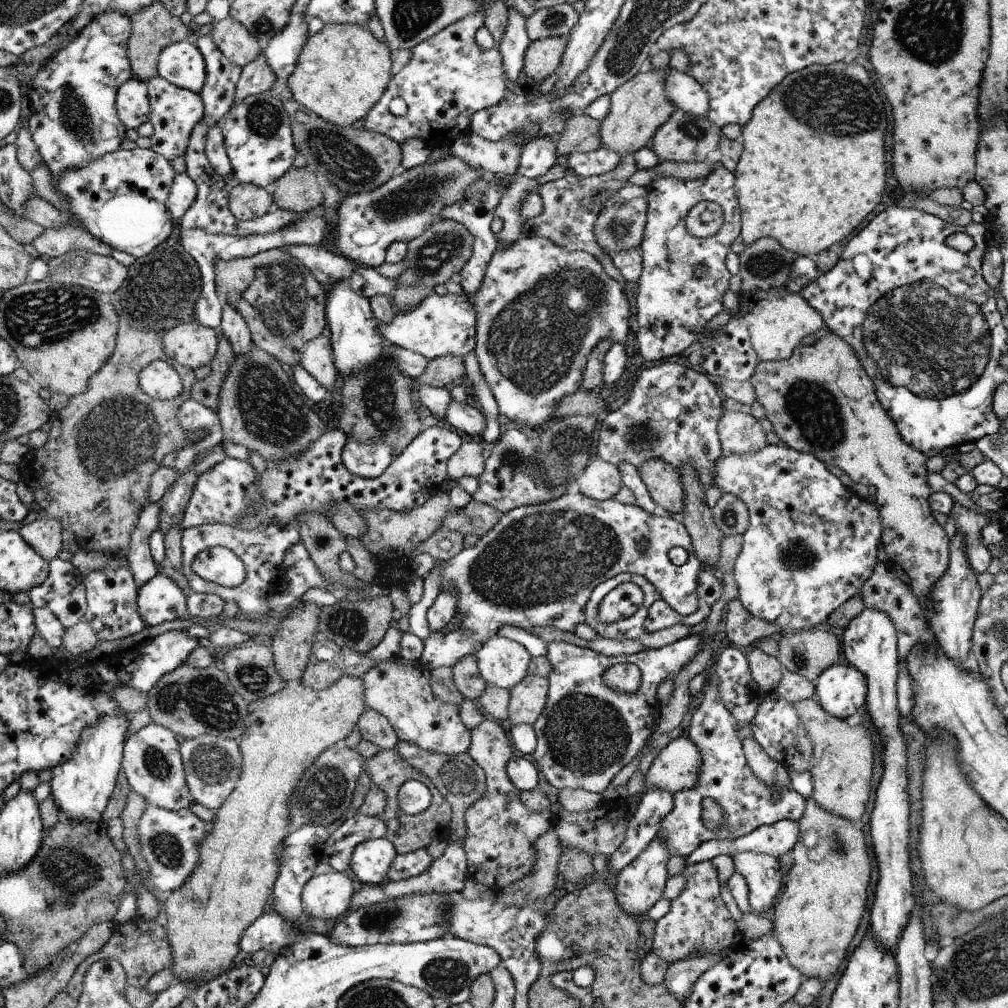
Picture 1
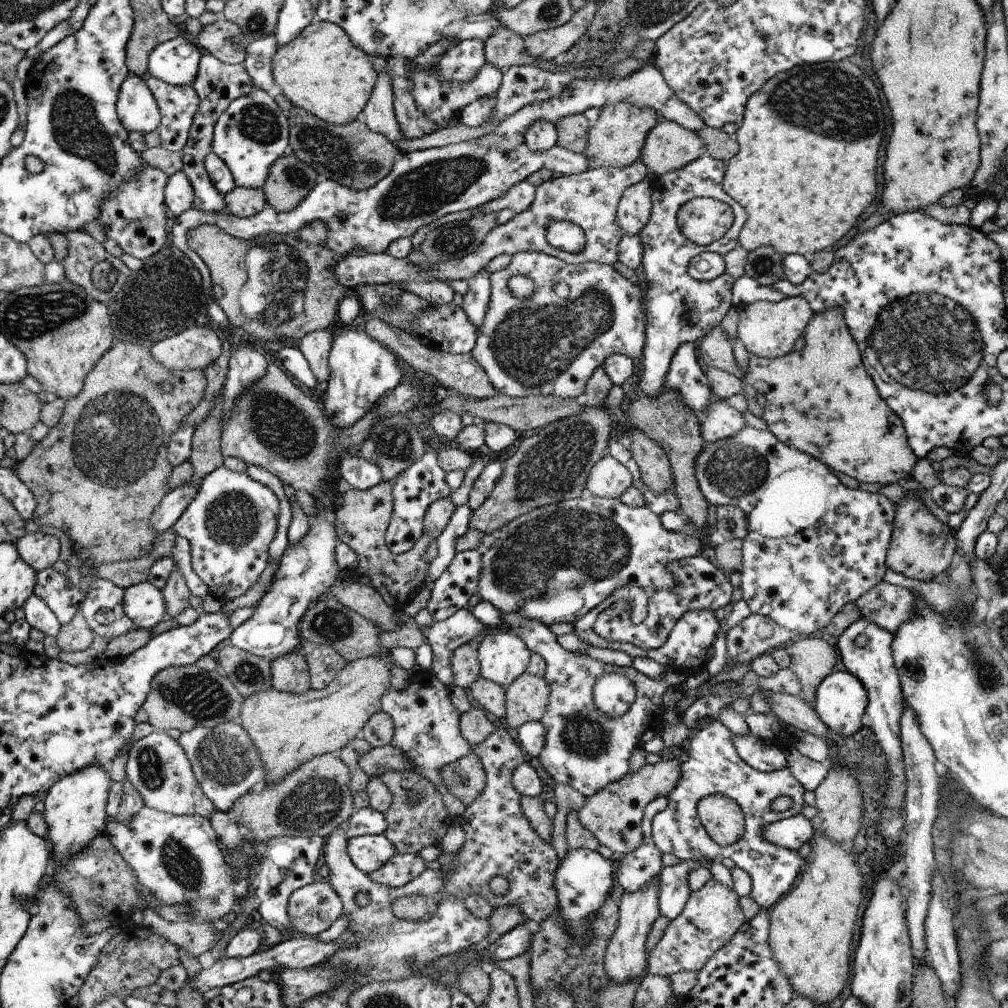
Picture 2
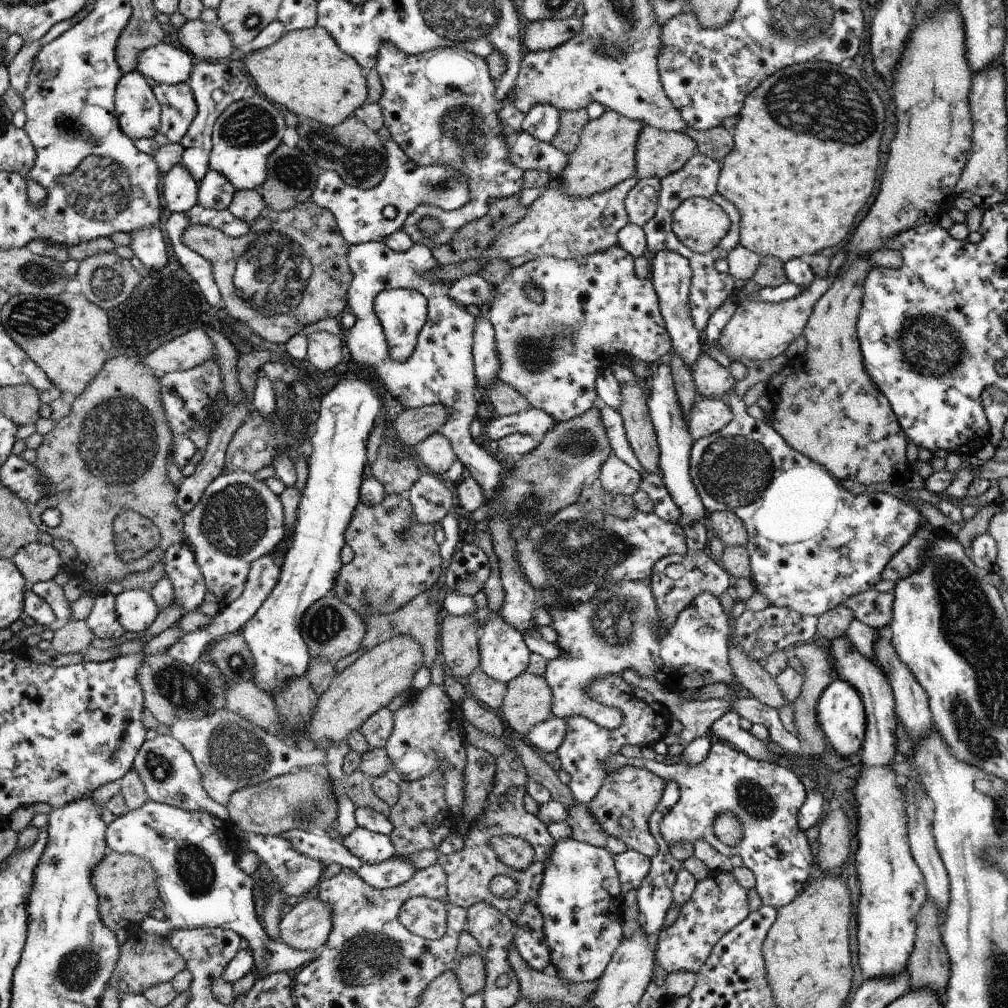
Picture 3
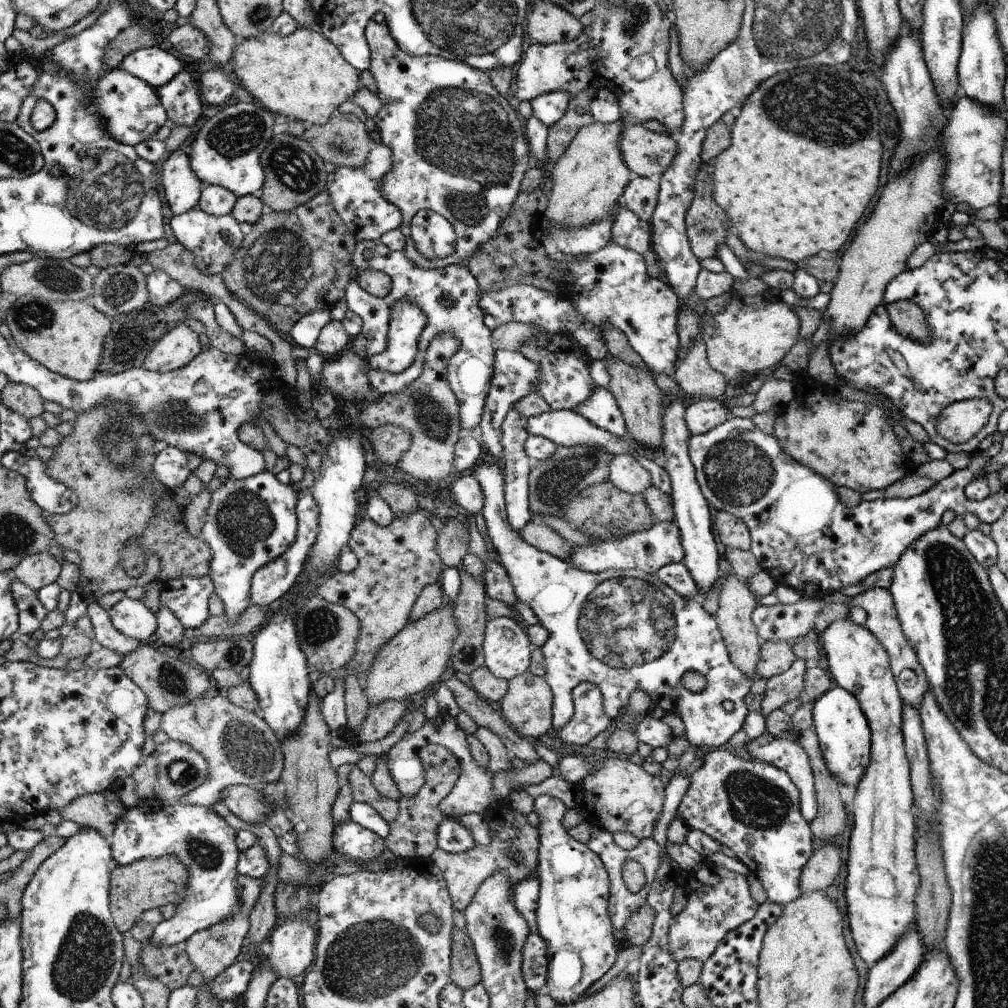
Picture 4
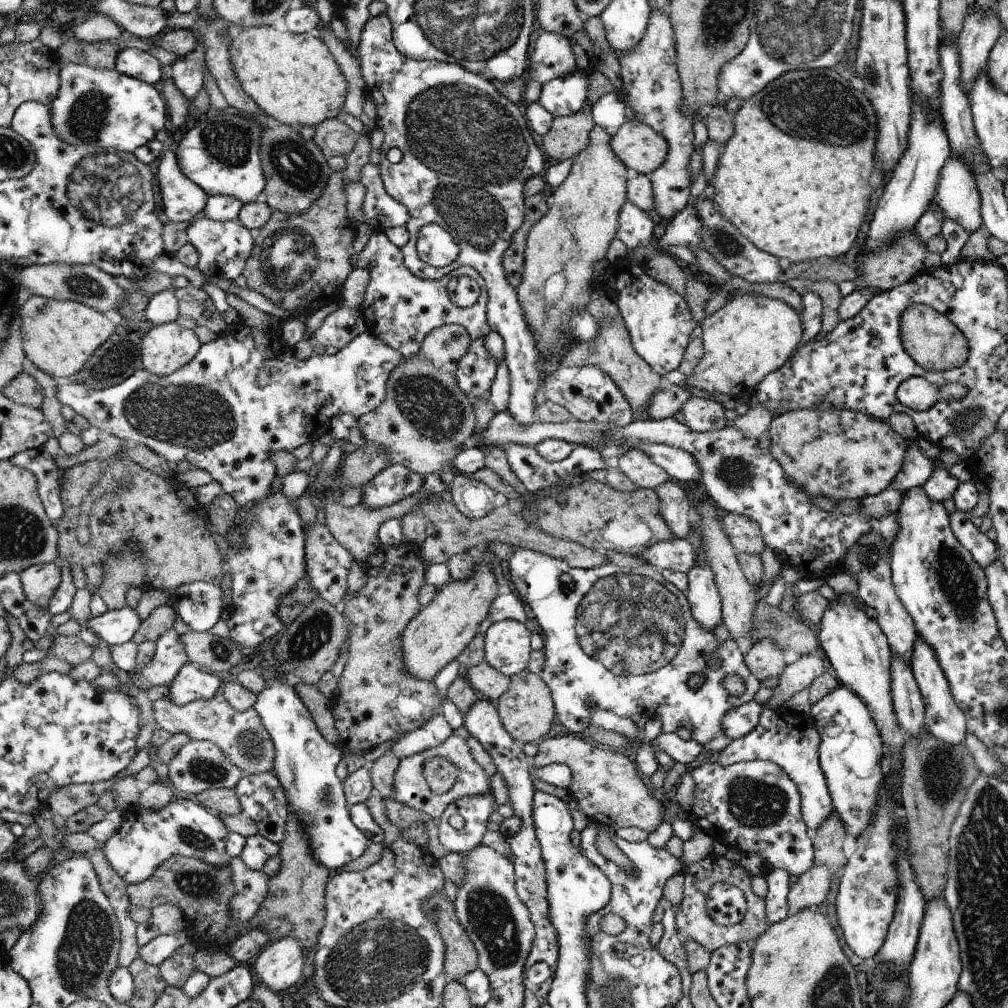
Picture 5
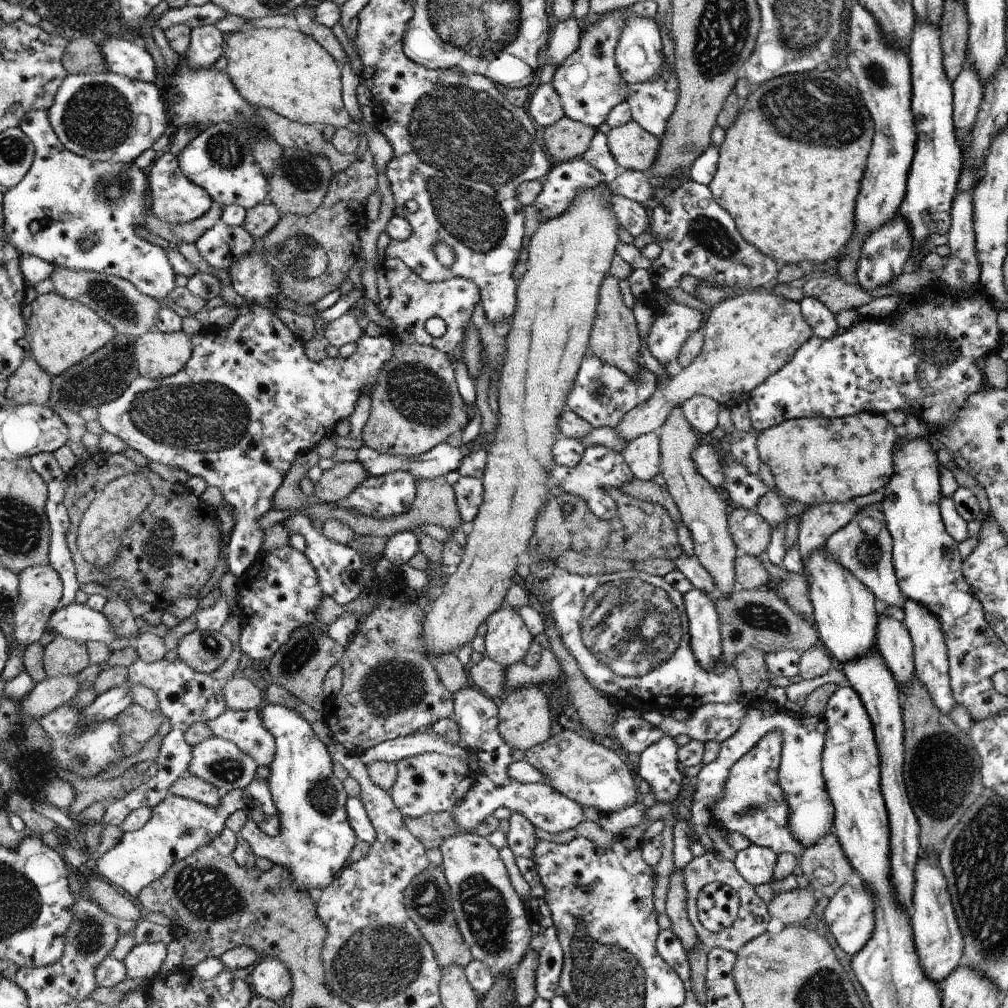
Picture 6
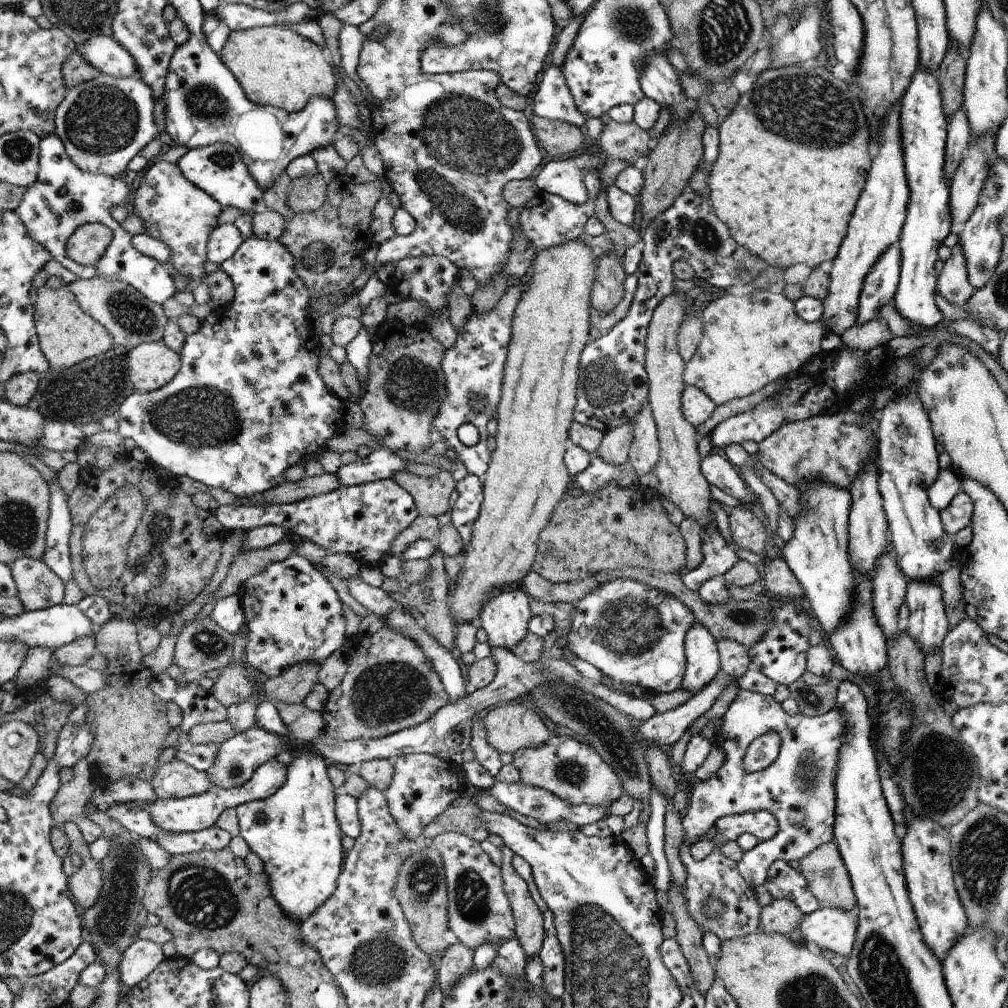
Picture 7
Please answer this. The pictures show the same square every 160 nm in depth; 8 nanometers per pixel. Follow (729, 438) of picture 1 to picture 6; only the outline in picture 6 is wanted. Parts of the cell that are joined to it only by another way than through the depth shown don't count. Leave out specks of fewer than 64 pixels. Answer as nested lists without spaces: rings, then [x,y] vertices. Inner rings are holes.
[[[696,395],[681,406],[688,424],[706,439],[719,426],[719,408],[712,398],[707,395]]]

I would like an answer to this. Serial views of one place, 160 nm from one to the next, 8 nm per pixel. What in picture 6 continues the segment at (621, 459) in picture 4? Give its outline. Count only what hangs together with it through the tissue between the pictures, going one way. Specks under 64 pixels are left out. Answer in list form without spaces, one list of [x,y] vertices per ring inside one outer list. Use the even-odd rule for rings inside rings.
[[[649,433],[632,440],[622,453],[633,477],[653,481],[660,473],[661,453],[658,433]]]

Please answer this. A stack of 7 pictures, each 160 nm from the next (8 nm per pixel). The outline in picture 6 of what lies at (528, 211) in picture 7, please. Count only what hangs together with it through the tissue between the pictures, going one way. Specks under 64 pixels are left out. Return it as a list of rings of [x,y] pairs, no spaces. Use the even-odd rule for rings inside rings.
[[[581,157],[559,163],[552,166],[551,172],[543,179],[542,192],[534,200],[533,206],[542,214],[544,223],[548,218],[556,218],[558,214],[566,212],[580,190],[596,188],[603,181],[603,175]]]

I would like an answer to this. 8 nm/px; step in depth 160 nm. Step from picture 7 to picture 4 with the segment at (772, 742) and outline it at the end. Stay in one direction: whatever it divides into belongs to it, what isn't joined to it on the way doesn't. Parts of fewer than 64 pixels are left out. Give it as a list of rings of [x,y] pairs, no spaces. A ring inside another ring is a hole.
[[[721,747],[704,755],[704,764],[689,776],[688,788],[677,810],[678,818],[685,822],[690,830],[705,832],[721,845],[734,850],[736,858],[760,879],[767,894],[767,901],[786,906],[801,894],[799,878],[804,865],[813,856],[814,836],[809,822],[800,812],[798,787],[788,773],[770,763],[738,757],[740,756],[735,756],[730,750],[722,750]]]

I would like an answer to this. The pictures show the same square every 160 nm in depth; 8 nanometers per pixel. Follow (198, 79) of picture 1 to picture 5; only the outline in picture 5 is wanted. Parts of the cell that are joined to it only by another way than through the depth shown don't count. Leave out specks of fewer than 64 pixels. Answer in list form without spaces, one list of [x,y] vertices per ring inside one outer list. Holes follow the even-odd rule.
[[[124,47],[124,50],[120,50],[114,68],[119,73],[150,84],[161,84],[168,73],[168,68],[164,68],[158,59],[134,47]]]

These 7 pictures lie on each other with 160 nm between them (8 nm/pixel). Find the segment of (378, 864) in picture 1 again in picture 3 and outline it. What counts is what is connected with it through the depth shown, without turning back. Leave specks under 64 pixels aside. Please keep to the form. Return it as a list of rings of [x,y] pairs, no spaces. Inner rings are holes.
[[[357,827],[340,843],[351,855],[367,864],[378,864],[397,855],[388,836]]]

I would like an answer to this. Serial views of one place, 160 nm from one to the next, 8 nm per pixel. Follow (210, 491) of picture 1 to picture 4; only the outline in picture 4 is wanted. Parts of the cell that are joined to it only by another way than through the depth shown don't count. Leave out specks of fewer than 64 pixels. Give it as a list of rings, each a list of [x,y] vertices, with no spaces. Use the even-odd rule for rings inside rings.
[[[264,470],[241,481],[225,480],[211,496],[200,536],[212,551],[209,576],[223,600],[224,614],[236,623],[253,604],[251,582],[256,571],[282,556],[298,539],[299,493]]]

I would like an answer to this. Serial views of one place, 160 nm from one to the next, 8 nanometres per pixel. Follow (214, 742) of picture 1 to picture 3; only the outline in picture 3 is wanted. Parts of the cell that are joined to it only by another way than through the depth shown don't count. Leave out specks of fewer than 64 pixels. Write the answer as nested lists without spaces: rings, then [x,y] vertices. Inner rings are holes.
[[[227,708],[200,720],[178,719],[170,726],[172,737],[191,753],[203,776],[204,790],[217,804],[227,806],[231,796],[244,788],[296,772],[309,766],[323,767],[327,750],[292,747],[267,729],[236,715]]]

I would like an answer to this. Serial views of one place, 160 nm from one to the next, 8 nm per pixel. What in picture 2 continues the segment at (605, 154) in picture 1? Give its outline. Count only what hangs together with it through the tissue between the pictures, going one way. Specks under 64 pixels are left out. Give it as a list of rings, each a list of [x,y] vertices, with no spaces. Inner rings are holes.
[[[474,141],[460,142],[460,144],[442,146],[442,148],[430,148],[401,154],[388,176],[370,189],[356,191],[340,185],[334,180],[320,179],[310,194],[296,208],[286,213],[277,212],[273,208],[266,208],[260,214],[256,214],[256,216],[240,218],[227,211],[224,211],[224,214],[222,212],[214,212],[212,214],[212,212],[202,212],[202,210],[193,207],[184,212],[183,215],[175,218],[174,226],[172,226],[172,242],[173,246],[176,246],[176,248],[191,258],[196,268],[199,269],[200,275],[207,279],[210,275],[208,266],[188,245],[188,233],[202,226],[202,224],[215,226],[218,230],[226,232],[226,234],[238,238],[238,240],[244,240],[244,242],[252,242],[254,240],[256,242],[256,240],[263,239],[264,236],[272,236],[272,234],[294,236],[296,232],[300,232],[308,224],[315,223],[316,220],[322,220],[328,226],[327,248],[331,249],[332,252],[336,252],[337,258],[354,255],[356,248],[362,248],[365,253],[382,254],[387,252],[388,246],[392,242],[400,238],[411,239],[423,226],[447,214],[480,208],[480,206],[492,202],[496,198],[504,196],[510,188],[514,188],[514,184],[527,180],[532,174],[541,169],[548,170],[554,176],[578,175],[588,171],[590,164],[588,164],[588,156],[586,154],[571,152],[557,145],[554,148],[550,148],[550,150],[544,150],[544,152],[532,152],[523,143],[512,152],[502,152],[496,146],[488,148],[488,146],[476,144]]]

